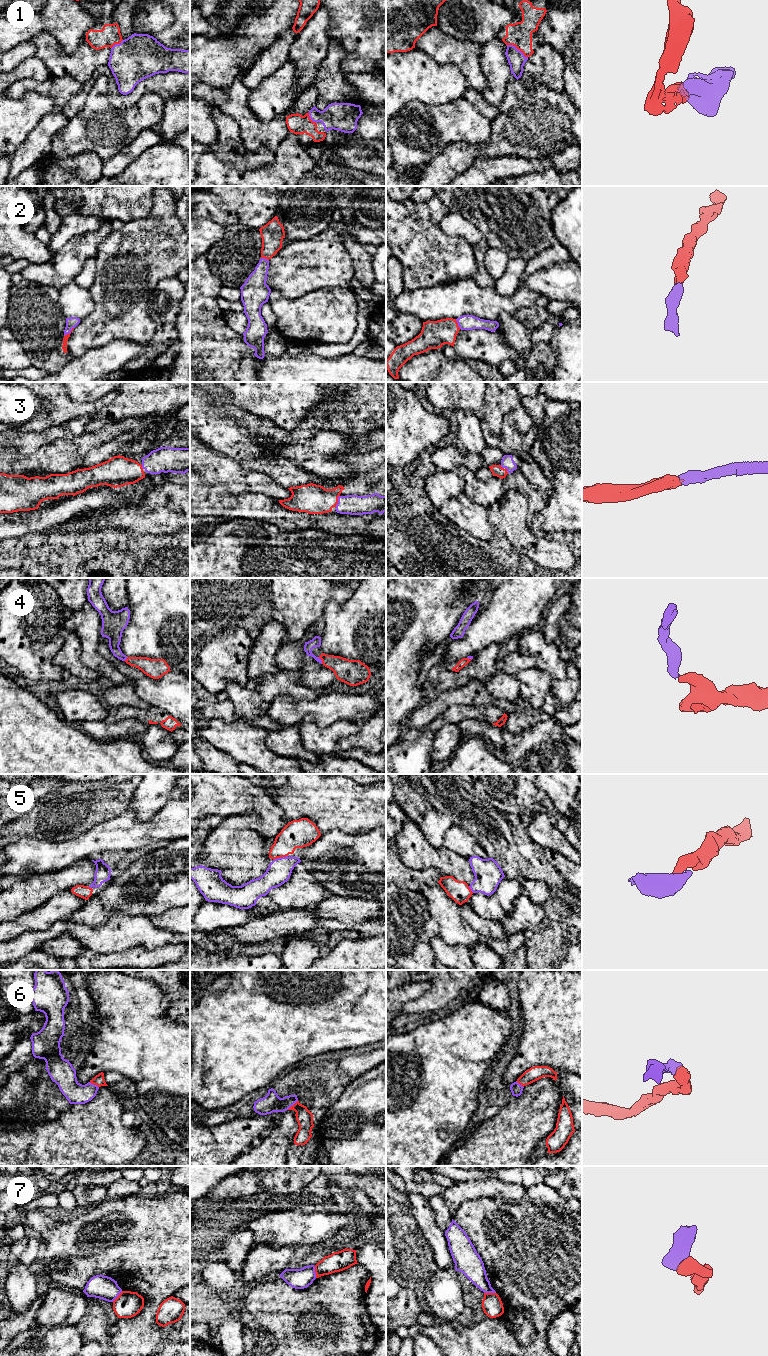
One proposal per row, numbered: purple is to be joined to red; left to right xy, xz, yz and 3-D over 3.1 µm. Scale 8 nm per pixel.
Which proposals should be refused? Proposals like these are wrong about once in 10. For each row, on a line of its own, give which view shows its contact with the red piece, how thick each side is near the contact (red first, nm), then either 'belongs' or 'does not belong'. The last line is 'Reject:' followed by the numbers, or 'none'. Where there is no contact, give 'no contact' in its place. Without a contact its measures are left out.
1: yz | 200/140 nm | belongs
2: xy | 50/90 nm | belongs
3: xz | 240/160 nm | belongs
4: xz | 190/80 nm | belongs
5: xz | 220/190 nm | belongs
6: xz | 140/150 nm | belongs
7: xz | 160/160 nm | belongs
Reject: none

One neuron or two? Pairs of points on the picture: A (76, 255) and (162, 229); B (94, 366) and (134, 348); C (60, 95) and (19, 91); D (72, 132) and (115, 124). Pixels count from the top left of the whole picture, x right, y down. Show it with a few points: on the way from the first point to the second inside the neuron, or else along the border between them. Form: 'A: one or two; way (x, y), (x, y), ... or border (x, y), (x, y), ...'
A: two; border (113, 230), (101, 242), (94, 257)
B: one; way (104, 360), (124, 351)
C: one; way (50, 88), (29, 87)
D: one; way (83, 132), (91, 129), (104, 129)

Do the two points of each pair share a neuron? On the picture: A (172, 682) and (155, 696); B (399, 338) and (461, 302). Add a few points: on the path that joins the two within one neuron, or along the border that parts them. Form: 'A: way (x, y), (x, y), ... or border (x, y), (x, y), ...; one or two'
A: way (168, 686), (159, 693); one
B: border (401, 311), (417, 316), (423, 321); two

